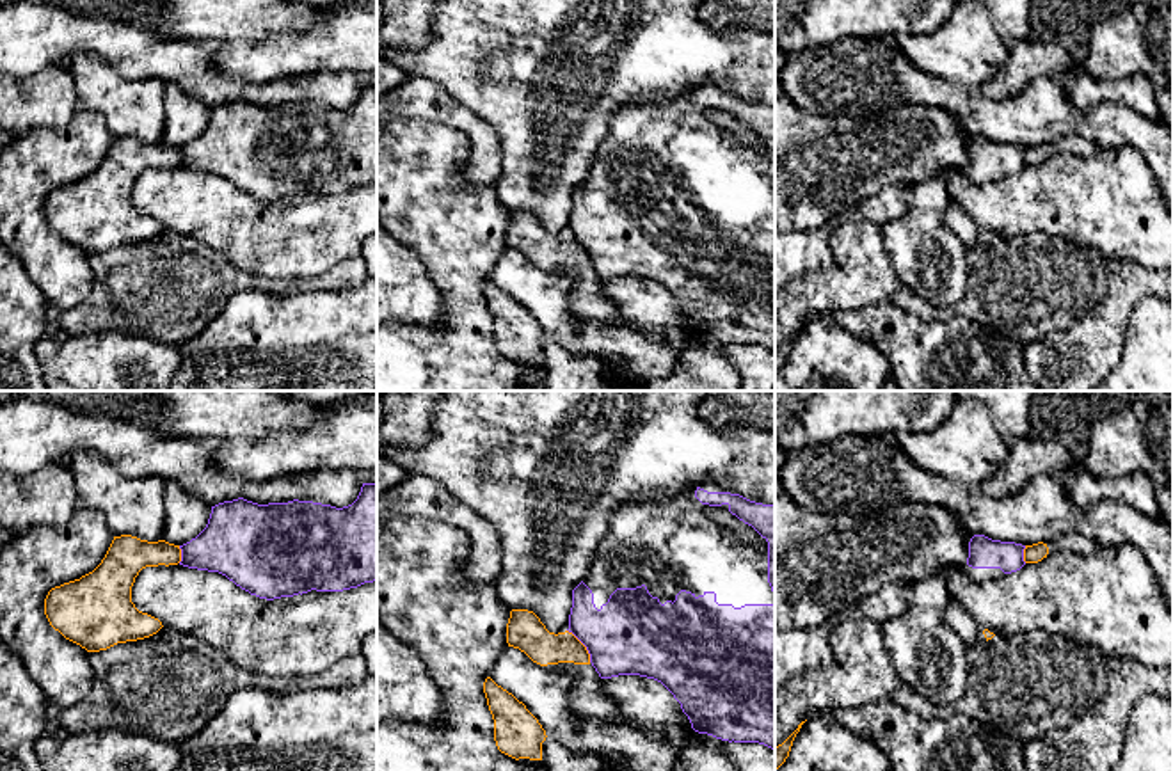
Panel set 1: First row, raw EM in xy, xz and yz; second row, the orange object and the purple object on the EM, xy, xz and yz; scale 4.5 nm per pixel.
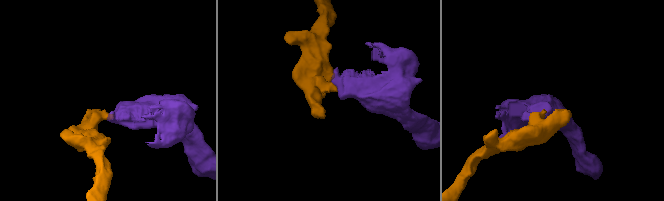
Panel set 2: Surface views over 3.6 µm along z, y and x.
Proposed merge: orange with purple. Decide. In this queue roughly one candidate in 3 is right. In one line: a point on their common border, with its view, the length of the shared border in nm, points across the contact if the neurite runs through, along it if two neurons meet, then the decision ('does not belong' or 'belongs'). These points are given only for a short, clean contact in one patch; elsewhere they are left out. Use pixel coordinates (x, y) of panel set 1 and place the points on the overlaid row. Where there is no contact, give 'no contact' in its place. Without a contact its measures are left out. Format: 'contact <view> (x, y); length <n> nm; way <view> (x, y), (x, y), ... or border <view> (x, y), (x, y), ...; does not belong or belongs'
contact xz (583, 645); length 190 nm; border xz (567, 629), (585, 647), (590, 661); does not belong

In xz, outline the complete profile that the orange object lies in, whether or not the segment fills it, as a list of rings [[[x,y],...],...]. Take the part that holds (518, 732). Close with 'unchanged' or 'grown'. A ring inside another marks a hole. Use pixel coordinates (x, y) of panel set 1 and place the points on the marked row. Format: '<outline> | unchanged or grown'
[[[491,677],[483,682],[483,693],[494,719],[498,750],[515,760],[542,760],[542,743],[547,735],[539,719]]] | unchanged

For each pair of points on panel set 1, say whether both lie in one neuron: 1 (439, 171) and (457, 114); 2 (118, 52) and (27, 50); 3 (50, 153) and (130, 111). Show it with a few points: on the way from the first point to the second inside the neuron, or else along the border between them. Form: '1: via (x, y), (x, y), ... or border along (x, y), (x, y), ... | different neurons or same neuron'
1: border along (409, 116), (450, 127) | different neurons
2: via (95, 38), (50, 38) | same neuron
3: border along (80, 107), (95, 111), (114, 137) | different neurons

